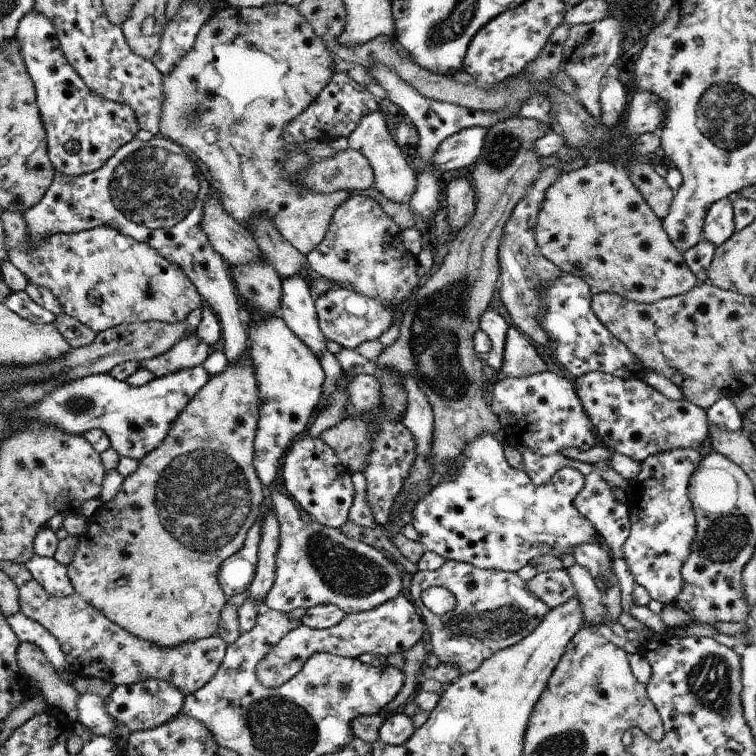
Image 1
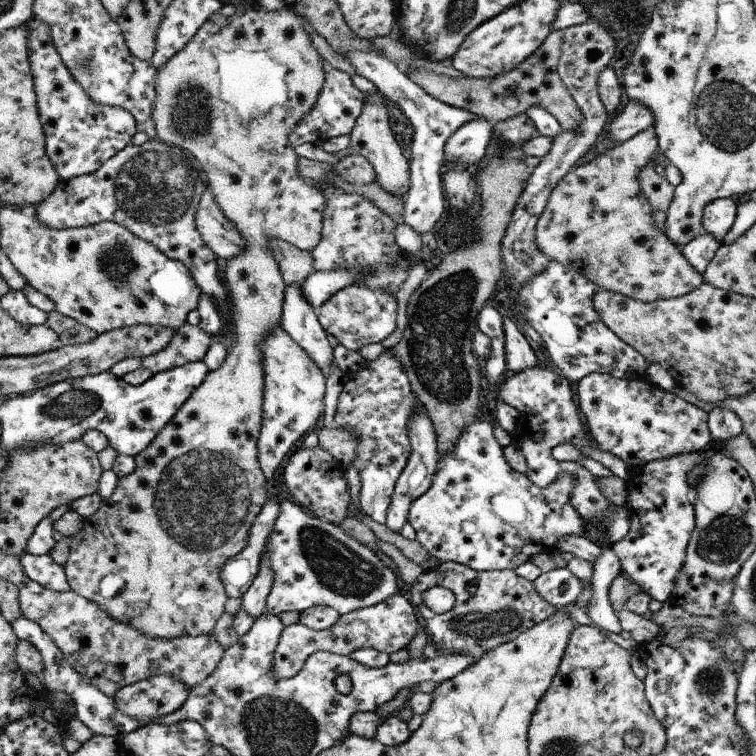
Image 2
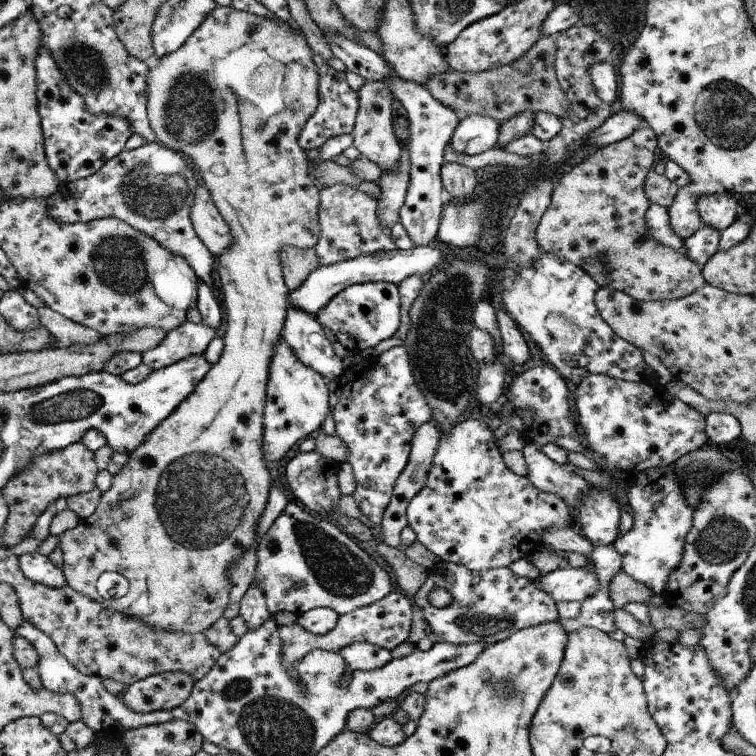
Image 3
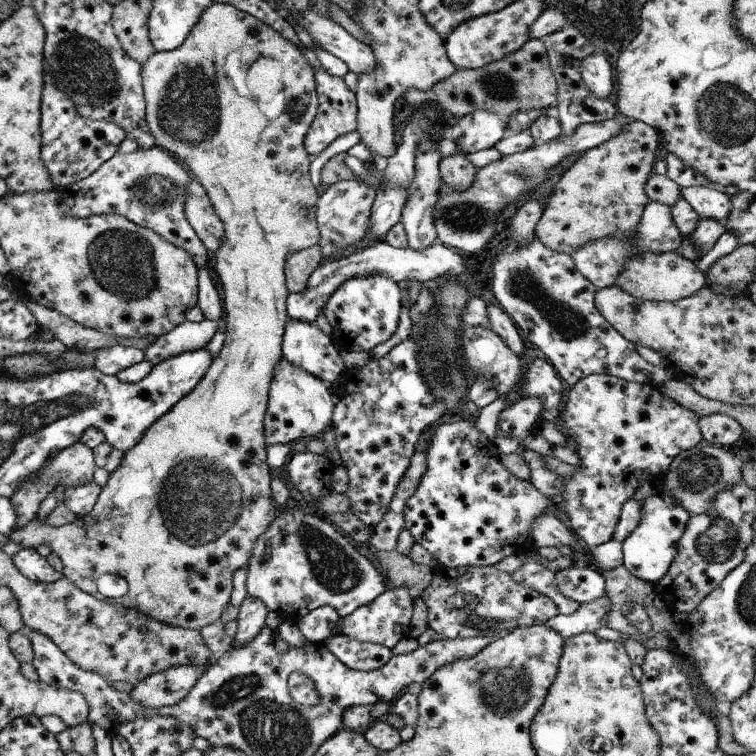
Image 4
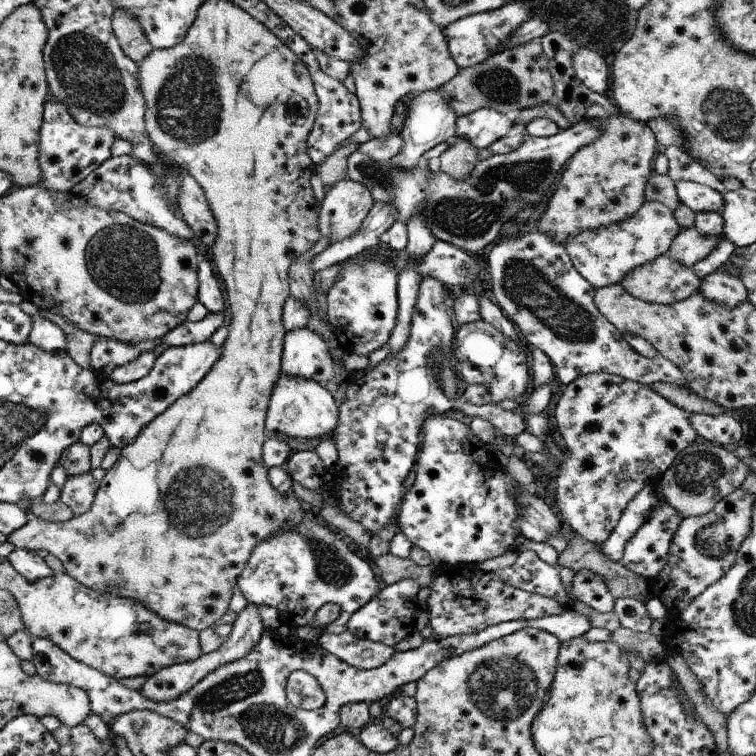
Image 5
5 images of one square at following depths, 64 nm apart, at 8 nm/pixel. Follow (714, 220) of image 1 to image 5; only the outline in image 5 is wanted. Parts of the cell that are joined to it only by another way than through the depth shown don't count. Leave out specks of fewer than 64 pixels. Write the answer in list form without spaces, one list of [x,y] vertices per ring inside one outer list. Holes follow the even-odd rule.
[[[675,182],[681,204],[686,204],[690,212],[716,212],[722,214],[724,200],[720,192],[697,182]]]

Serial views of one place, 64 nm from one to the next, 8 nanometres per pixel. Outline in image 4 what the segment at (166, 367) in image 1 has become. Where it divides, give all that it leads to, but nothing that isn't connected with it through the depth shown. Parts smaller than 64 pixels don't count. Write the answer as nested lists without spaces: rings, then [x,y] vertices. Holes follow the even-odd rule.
[[[211,320],[200,322],[184,321],[170,332],[157,337],[156,342],[144,350],[144,360],[152,366],[160,364],[170,356],[178,356],[184,352],[202,350],[218,332],[218,324]]]

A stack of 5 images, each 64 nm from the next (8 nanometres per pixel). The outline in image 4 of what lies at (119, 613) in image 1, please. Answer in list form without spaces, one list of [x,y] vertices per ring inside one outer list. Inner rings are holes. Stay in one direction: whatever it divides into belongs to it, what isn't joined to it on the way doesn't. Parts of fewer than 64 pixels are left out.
[[[214,3],[208,6],[202,12],[198,24],[192,28],[192,32],[178,48],[152,54],[142,65],[141,76],[145,96],[146,122],[148,122],[148,128],[154,136],[155,146],[170,152],[178,162],[188,166],[188,170],[206,189],[216,214],[220,216],[220,220],[224,224],[224,242],[213,254],[212,263],[213,273],[222,292],[224,310],[227,316],[224,344],[218,356],[213,358],[211,367],[208,368],[208,372],[196,385],[196,388],[188,396],[184,396],[180,402],[177,402],[162,418],[156,420],[144,432],[142,440],[134,448],[126,450],[120,466],[112,474],[109,474],[108,482],[103,487],[103,491],[100,492],[98,502],[88,516],[77,517],[72,524],[66,524],[60,528],[38,522],[38,518],[36,518],[30,524],[26,524],[24,528],[12,531],[9,540],[24,546],[24,549],[36,549],[40,544],[50,546],[52,552],[62,561],[63,570],[61,573],[63,577],[68,578],[82,592],[93,594],[95,597],[99,596],[96,580],[102,574],[115,573],[126,580],[128,592],[114,602],[122,604],[126,608],[135,608],[144,616],[148,616],[160,624],[200,631],[204,626],[214,624],[216,620],[220,619],[231,599],[234,572],[240,570],[242,566],[248,565],[248,559],[252,554],[256,539],[268,530],[268,526],[274,522],[276,516],[282,514],[282,511],[278,510],[278,506],[272,500],[271,478],[274,475],[265,454],[264,417],[269,399],[269,383],[274,378],[274,368],[282,356],[282,336],[289,320],[287,298],[290,292],[286,284],[286,256],[292,252],[318,245],[321,237],[317,224],[317,200],[320,194],[318,194],[319,189],[316,189],[312,184],[308,172],[313,157],[304,148],[304,138],[306,138],[310,124],[314,122],[319,98],[314,68],[308,64],[302,48],[298,48],[290,40],[286,40],[282,34],[278,34],[278,30],[264,24],[255,16],[224,3]]]

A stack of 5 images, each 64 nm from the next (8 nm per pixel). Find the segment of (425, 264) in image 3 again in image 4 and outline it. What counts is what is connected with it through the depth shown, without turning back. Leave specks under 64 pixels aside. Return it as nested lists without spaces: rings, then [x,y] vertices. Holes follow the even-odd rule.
[[[384,240],[380,244],[365,248],[364,250],[352,253],[347,257],[342,257],[339,261],[331,260],[318,265],[318,268],[312,272],[308,278],[307,290],[302,292],[289,293],[287,298],[287,312],[289,320],[304,320],[304,322],[315,323],[316,316],[328,302],[328,298],[350,278],[364,278],[364,276],[388,276],[396,284],[403,280],[418,280],[421,283],[426,280],[434,280],[440,276],[460,276],[469,272],[468,261],[454,250],[454,247],[436,242],[433,245],[424,248],[424,250],[414,250],[405,247],[397,249],[389,245]]]

